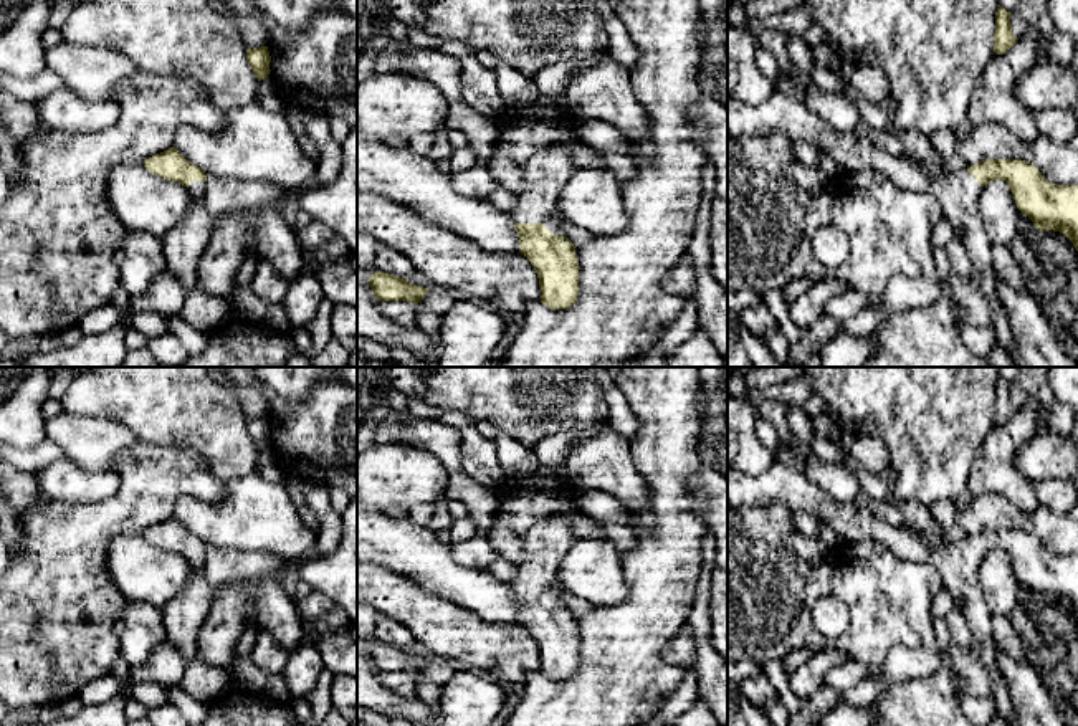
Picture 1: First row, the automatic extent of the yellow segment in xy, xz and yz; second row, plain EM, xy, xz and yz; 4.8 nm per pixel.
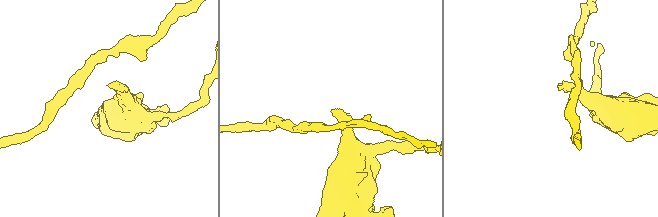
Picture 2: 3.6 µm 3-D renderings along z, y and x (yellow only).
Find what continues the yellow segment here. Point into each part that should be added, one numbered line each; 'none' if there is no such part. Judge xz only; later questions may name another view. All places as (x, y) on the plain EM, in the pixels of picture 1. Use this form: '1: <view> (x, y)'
1: xz (546, 544)

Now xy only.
1: xy (182, 616)

